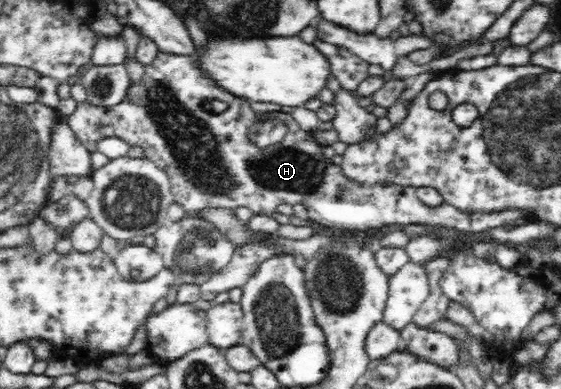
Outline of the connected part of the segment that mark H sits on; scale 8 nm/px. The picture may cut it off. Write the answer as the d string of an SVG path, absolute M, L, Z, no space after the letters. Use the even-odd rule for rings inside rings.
M160 52L151 65L145 67L143 79L132 84L126 97L116 105L99 106L90 102L80 102L75 111L66 119L78 140L91 152L97 151L98 143L106 137L118 137L131 147L142 148L145 158L152 160L162 168L170 180L170 189L174 202L179 203L186 215L192 216L205 209L246 207L253 214L271 215L278 205L302 203L307 209L308 219L314 219L326 227L340 227L362 231L383 225L426 225L427 227L446 227L460 232L484 232L507 225L526 224L536 211L525 209L503 209L490 212L466 212L446 202L437 206L427 206L417 196L419 189L396 184L374 185L367 187L357 181L348 180L340 165L334 164L323 152L322 146L315 141L313 132L304 131L292 118L292 114L280 109L263 108L260 112L252 109L251 101L236 97L230 92L212 85L204 73L196 68L190 55L173 55ZM280 120L287 132L278 145L262 149L249 137L249 130L257 121Z

